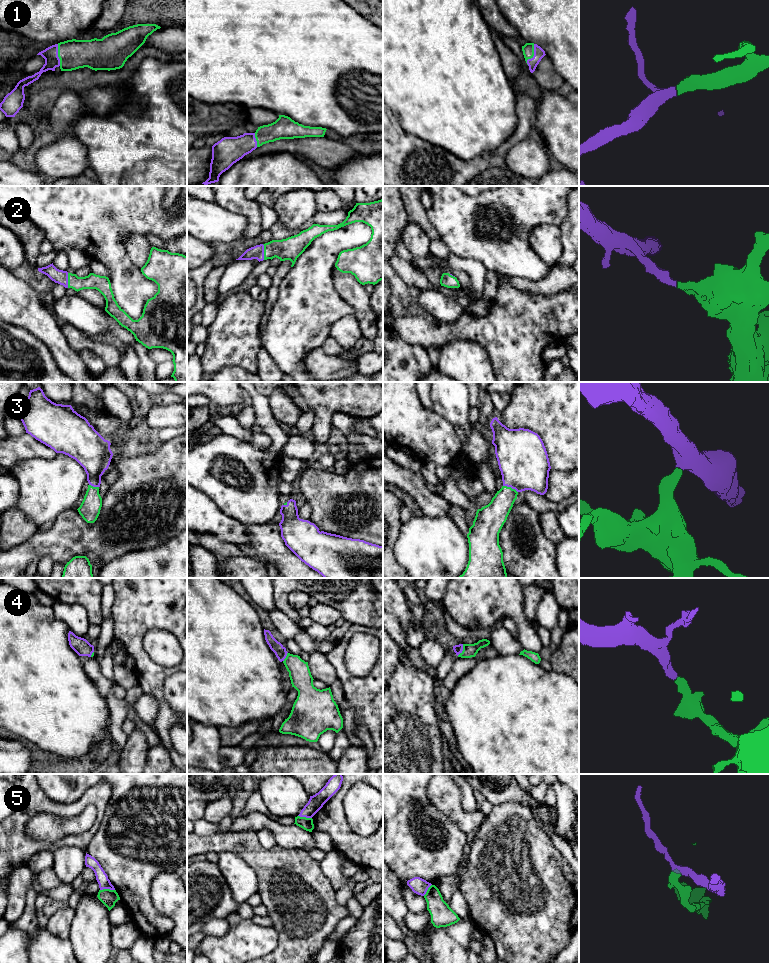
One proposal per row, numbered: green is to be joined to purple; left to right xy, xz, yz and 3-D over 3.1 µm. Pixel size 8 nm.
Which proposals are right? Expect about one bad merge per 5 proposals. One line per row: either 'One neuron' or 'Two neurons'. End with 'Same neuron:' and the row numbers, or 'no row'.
1: One neuron
2: One neuron
3: One neuron
4: One neuron
5: Two neurons
Same neuron: 1, 2, 3, 4

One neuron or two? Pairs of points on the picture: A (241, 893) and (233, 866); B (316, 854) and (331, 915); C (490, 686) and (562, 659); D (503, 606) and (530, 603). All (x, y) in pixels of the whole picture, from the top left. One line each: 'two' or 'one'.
A: one
B: two
C: two
D: two

